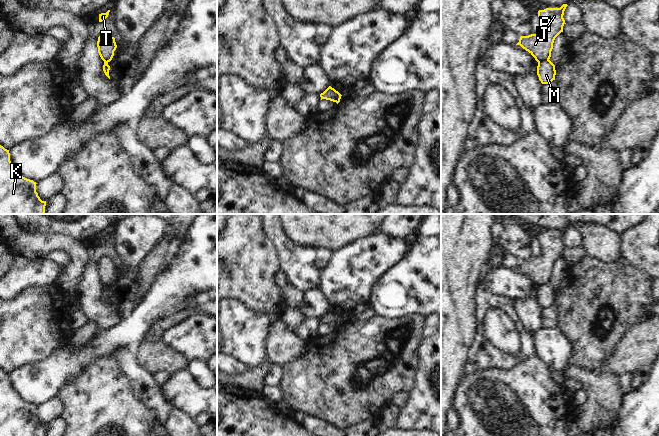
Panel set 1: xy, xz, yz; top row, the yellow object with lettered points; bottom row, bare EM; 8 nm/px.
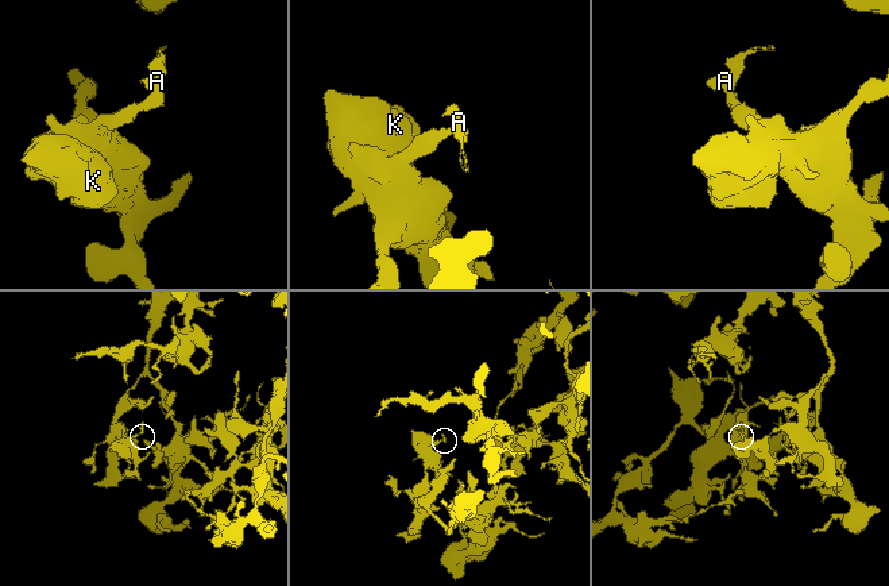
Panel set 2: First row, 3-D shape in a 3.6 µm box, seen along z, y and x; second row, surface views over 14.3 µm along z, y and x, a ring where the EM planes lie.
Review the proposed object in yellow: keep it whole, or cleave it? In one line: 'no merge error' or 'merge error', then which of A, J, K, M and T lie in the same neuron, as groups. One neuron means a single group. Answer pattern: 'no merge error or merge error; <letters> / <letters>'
merge error; A J T / K M

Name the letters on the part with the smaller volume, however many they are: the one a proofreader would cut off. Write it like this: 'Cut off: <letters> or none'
Cut off: A, J, T

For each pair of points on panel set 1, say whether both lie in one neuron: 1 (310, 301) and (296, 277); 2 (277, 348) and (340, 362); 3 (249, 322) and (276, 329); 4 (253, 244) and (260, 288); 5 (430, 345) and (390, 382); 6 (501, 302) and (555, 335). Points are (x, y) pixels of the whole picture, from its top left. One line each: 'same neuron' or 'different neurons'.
1: different neurons
2: different neurons
3: different neurons
4: same neuron
5: different neurons
6: different neurons

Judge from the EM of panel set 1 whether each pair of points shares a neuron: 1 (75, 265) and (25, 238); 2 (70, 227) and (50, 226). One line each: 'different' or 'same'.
1: same
2: same

